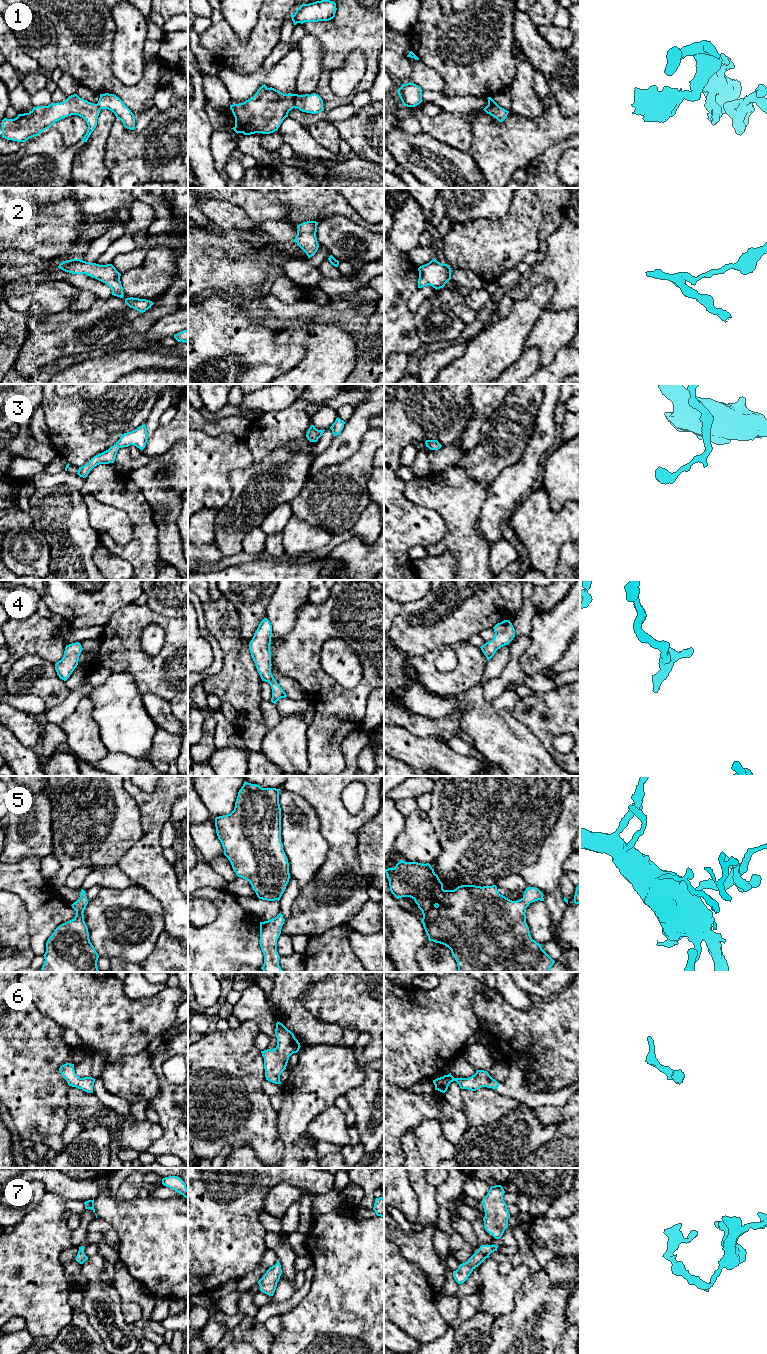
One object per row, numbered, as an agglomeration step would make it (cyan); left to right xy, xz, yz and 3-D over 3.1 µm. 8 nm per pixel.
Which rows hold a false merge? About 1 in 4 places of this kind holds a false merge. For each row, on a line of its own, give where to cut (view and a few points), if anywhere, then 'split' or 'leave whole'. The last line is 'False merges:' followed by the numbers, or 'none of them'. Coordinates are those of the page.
1: cut in xz along (295, 94), (294, 107); split
2: no cut; leave whole
3: no cut; leave whole
4: no cut; leave whole
5: no cut; leave whole
6: no cut; leave whole
7: no cut; leave whole
False merges: 1

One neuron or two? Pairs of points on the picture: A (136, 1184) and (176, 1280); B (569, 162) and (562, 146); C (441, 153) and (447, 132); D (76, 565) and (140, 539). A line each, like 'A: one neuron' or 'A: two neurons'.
A: two neurons
B: two neurons
C: two neurons
D: two neurons

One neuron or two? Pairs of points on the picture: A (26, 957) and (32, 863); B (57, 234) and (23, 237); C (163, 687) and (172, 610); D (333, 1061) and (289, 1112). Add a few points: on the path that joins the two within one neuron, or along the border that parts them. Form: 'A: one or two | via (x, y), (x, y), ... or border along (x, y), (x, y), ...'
A: two | border along (19, 897), (28, 914), (28, 940), (30, 942)
B: one | via (49, 234), (31, 234)
C: two | border along (150, 607), (165, 616), (177, 618)
D: one | via (323, 1074), (305, 1093), (302, 1099)

